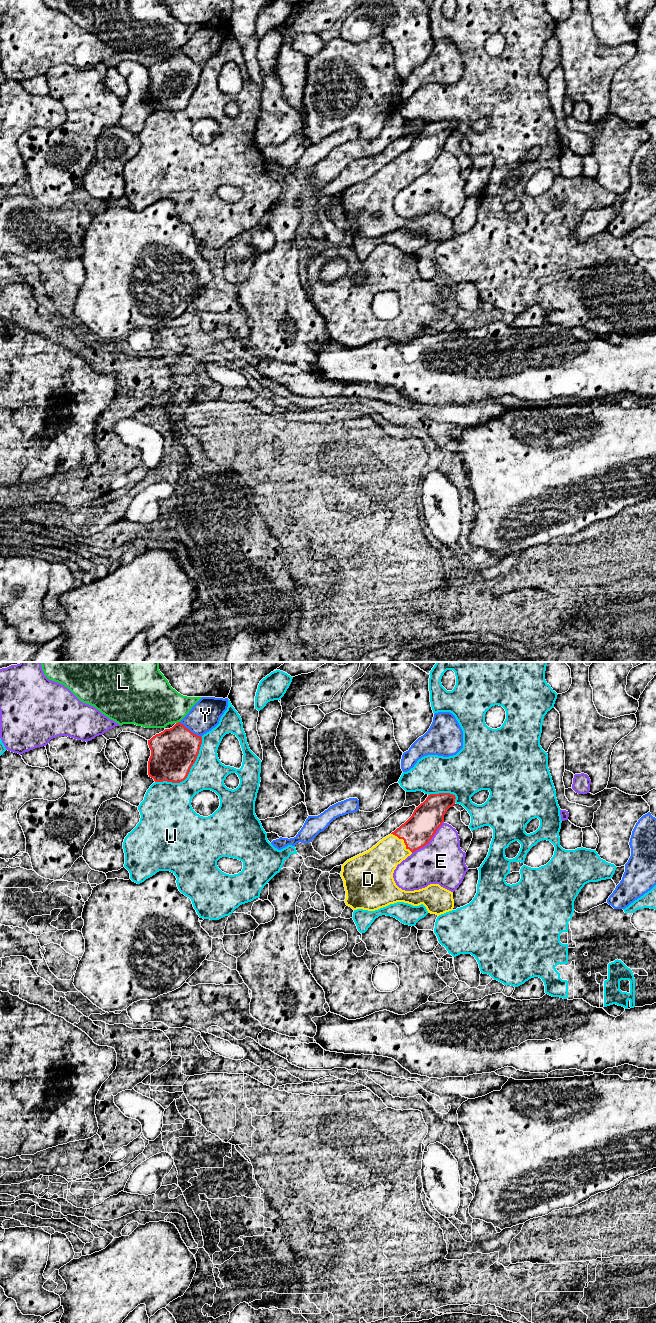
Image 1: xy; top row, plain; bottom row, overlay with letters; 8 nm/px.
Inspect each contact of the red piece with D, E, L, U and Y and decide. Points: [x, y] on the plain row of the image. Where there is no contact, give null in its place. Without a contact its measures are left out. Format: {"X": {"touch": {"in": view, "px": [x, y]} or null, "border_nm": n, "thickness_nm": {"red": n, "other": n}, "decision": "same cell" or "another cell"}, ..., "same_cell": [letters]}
{"D": {"touch": {"in": "xy", "px": [404, 169]}, "border_nm": 240, "thickness_nm": {"red": 240, "other": 260}, "decision": "same cell"}, "E": {"touch": {"in": "xy", "px": [430, 167]}, "border_nm": 360, "thickness_nm": {"red": 240, "other": 360}, "decision": "another cell"}, "L": {"touch": {"in": "xy", "px": [178, 50]}, "border_nm": 40, "thickness_nm": {"red": 360, "other": 380}, "decision": "another cell"}, "U": {"touch": {"in": "xy", "px": [188, 101]}, "border_nm": 550, "thickness_nm": {"red": 360, "other": 280}, "decision": "another cell"}, "Y": {"touch": {"in": "xy", "px": [189, 58]}, "border_nm": 220, "thickness_nm": {"red": 360, "other": 240}, "decision": "another cell"}, "same_cell": ["D"]}

